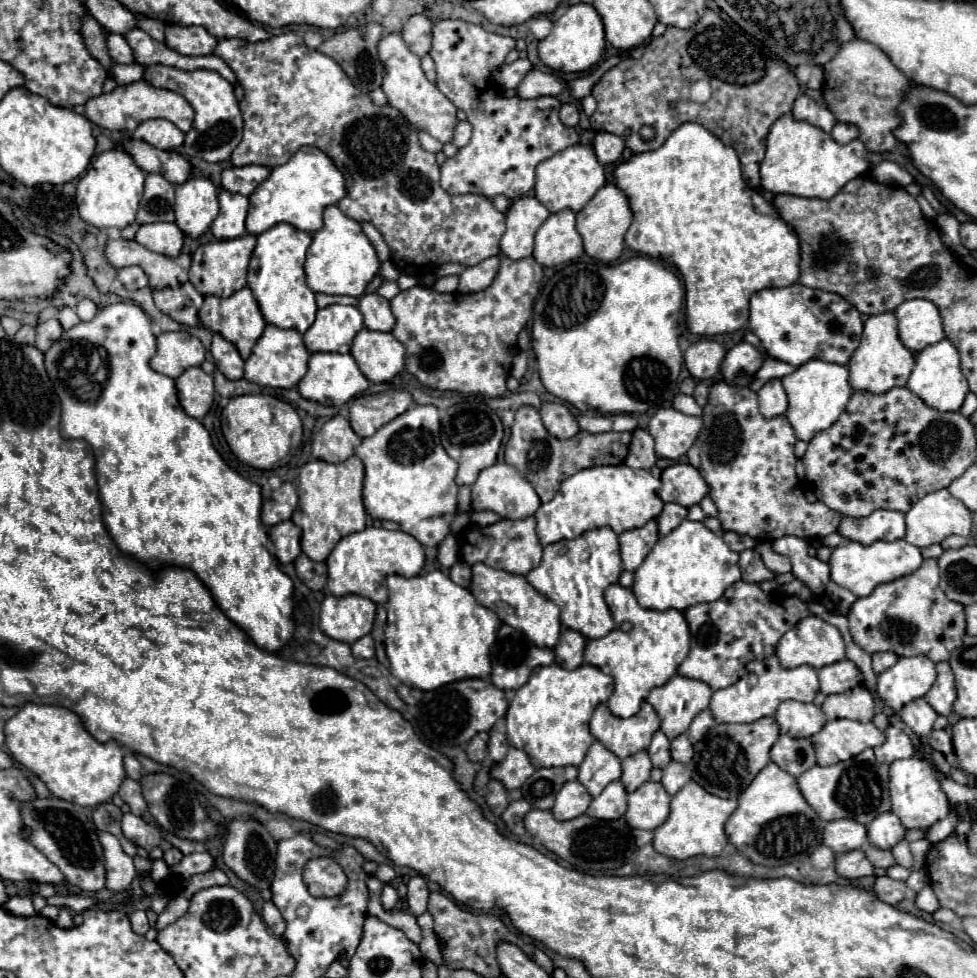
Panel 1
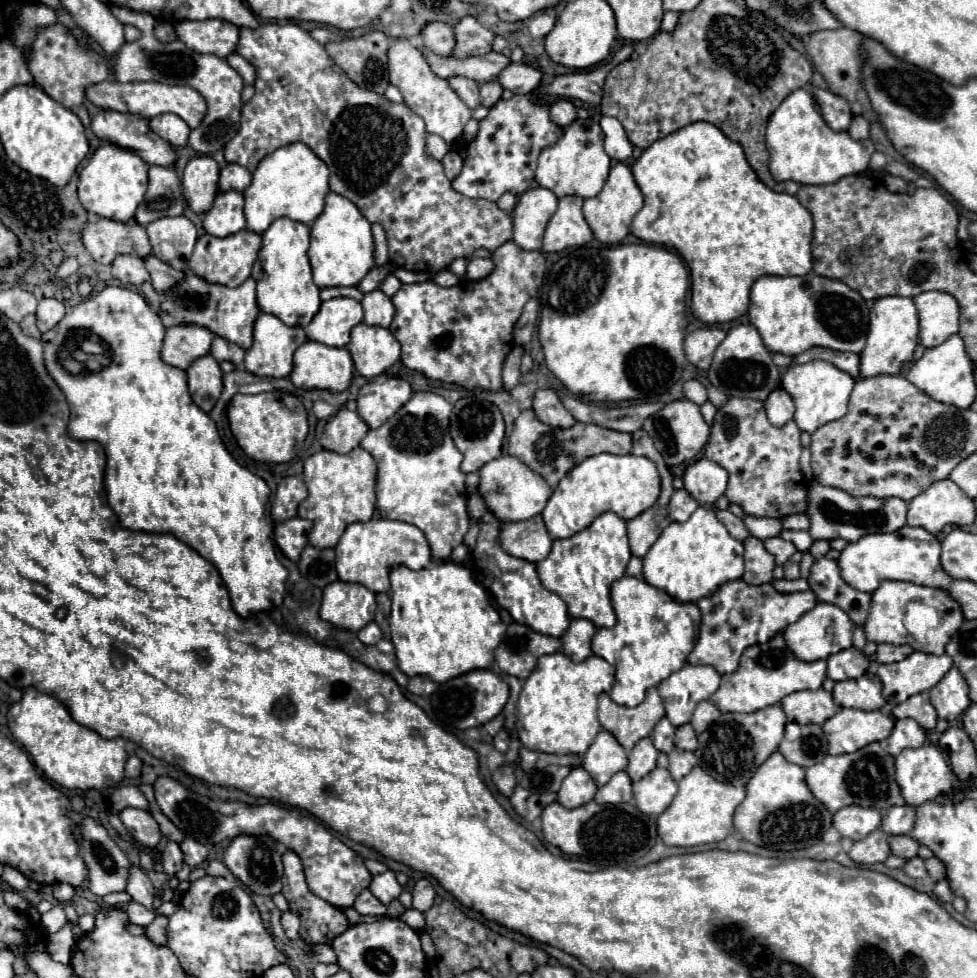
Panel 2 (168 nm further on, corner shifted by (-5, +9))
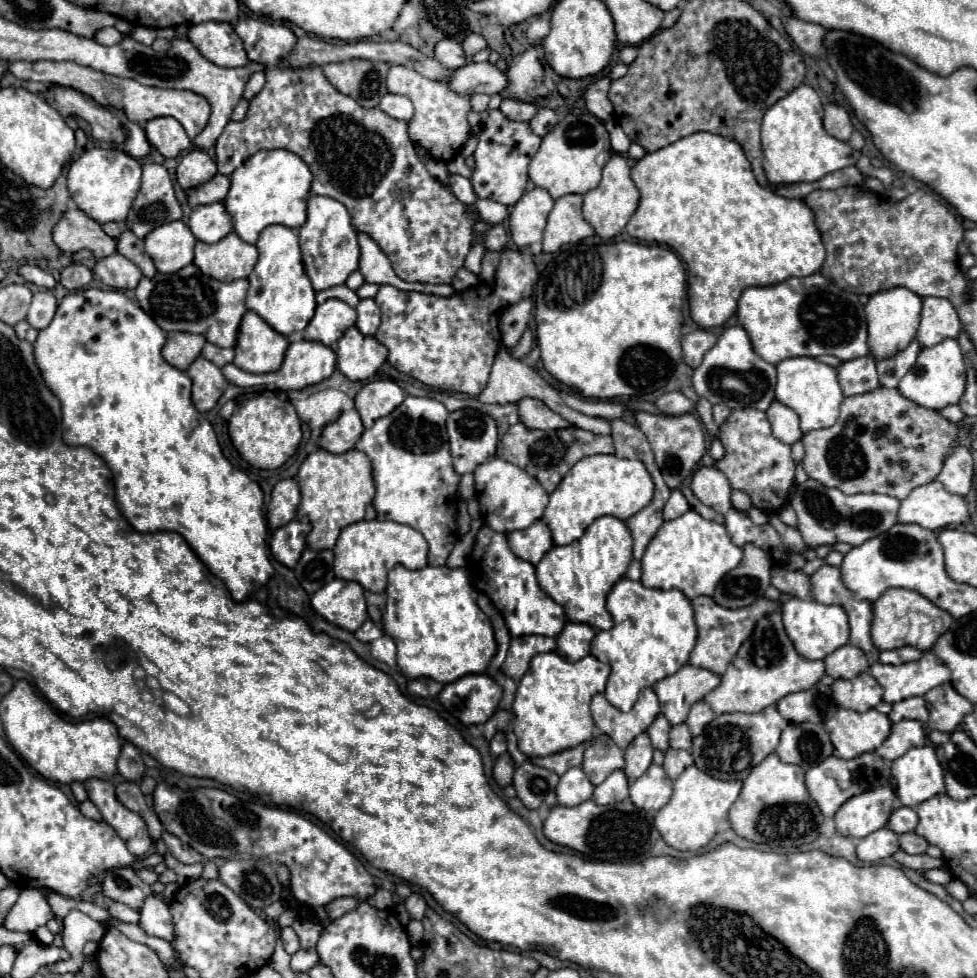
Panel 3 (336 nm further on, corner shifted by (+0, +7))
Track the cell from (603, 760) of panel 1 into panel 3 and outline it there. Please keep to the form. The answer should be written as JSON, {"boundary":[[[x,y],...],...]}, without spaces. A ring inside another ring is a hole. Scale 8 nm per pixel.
{"boundary":[[[607,734],[595,736],[583,756],[583,772],[591,784],[601,784],[613,770],[619,768],[623,768],[623,750]]]}

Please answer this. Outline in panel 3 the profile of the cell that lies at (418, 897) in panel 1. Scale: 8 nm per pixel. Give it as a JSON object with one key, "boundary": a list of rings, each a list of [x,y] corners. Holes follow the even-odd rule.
{"boundary":[[[413,892],[413,894],[405,900],[405,908],[407,908],[407,912],[409,912],[411,918],[421,920],[423,914],[425,914],[425,910],[427,910],[427,904],[425,904],[425,898],[423,898],[421,894]]]}

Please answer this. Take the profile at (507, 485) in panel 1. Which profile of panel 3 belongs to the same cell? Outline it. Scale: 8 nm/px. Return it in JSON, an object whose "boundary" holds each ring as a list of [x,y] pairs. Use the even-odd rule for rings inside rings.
{"boundary":[[[493,458],[475,470],[475,490],[485,524],[491,526],[495,532],[503,534],[531,526],[535,520],[543,516],[543,510],[549,502],[549,494],[533,476],[527,476],[523,468],[503,458]]]}

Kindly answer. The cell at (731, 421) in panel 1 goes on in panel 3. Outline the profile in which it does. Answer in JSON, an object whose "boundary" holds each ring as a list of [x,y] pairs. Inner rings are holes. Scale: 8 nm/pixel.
{"boundary":[[[755,408],[731,410],[725,424],[719,428],[719,440],[723,442],[725,454],[715,460],[715,468],[729,478],[733,490],[749,494],[755,508],[777,514],[789,502],[789,490],[795,482],[795,460],[791,446],[773,438],[765,412]]]}

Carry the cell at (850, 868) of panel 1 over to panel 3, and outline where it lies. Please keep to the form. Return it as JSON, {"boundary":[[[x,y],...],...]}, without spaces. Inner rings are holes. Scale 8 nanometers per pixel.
{"boundary":[[[881,828],[877,832],[873,832],[871,836],[865,836],[863,840],[859,840],[857,844],[857,858],[861,862],[879,862],[883,858],[893,856],[899,850],[899,842],[897,842],[897,834]]]}

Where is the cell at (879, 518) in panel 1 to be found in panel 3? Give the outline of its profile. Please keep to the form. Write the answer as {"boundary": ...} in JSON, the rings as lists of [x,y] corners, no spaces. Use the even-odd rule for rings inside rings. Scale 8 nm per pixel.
{"boundary":[[[807,480],[797,486],[791,506],[799,518],[797,530],[811,548],[835,542],[847,542],[859,546],[869,538],[887,532],[897,522],[897,512],[901,502],[885,494],[855,494],[847,496],[837,488],[825,488],[817,480]]]}

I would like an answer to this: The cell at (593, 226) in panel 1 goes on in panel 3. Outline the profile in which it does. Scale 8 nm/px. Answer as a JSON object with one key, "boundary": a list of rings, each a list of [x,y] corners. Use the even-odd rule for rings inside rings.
{"boundary":[[[613,154],[611,160],[607,162],[607,166],[603,168],[601,184],[583,196],[583,218],[595,228],[595,234],[599,238],[609,240],[609,238],[621,234],[621,230],[629,222],[631,214],[637,210],[637,204],[639,204],[639,190],[631,180],[629,164],[623,156]]]}

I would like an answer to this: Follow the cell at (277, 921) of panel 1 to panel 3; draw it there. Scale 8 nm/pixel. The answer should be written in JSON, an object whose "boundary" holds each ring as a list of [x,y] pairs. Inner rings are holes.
{"boundary":[[[291,926],[281,930],[281,942],[283,942],[283,946],[285,946],[285,950],[289,954],[295,954],[299,950],[299,938],[297,938],[297,934],[295,934],[295,930]]]}

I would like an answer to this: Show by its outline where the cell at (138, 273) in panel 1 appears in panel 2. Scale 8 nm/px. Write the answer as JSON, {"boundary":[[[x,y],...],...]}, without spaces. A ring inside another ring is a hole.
{"boundary":[[[118,256],[112,262],[112,274],[116,280],[120,280],[122,284],[132,284],[132,286],[140,286],[144,282],[150,280],[150,274],[144,268],[142,258],[138,256]]]}

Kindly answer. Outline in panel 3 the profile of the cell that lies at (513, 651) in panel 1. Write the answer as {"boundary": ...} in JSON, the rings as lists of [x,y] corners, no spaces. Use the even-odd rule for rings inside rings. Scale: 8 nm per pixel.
{"boundary":[[[519,636],[511,640],[507,658],[501,666],[501,672],[509,678],[513,678],[515,682],[519,682],[523,678],[523,674],[529,668],[531,656],[539,654],[539,652],[553,652],[555,650],[555,638],[549,636]]]}

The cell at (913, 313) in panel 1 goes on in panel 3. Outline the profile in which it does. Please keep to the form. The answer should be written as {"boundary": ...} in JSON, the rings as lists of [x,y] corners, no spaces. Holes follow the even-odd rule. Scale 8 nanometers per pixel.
{"boundary":[[[927,296],[923,298],[921,324],[917,330],[917,342],[927,348],[935,346],[945,338],[957,338],[961,332],[959,316],[947,298]]]}

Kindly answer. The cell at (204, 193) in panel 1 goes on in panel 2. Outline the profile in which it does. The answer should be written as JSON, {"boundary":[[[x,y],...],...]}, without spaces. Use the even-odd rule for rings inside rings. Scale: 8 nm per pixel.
{"boundary":[[[194,156],[182,174],[182,190],[194,212],[210,210],[218,194],[218,164],[212,156]]]}

